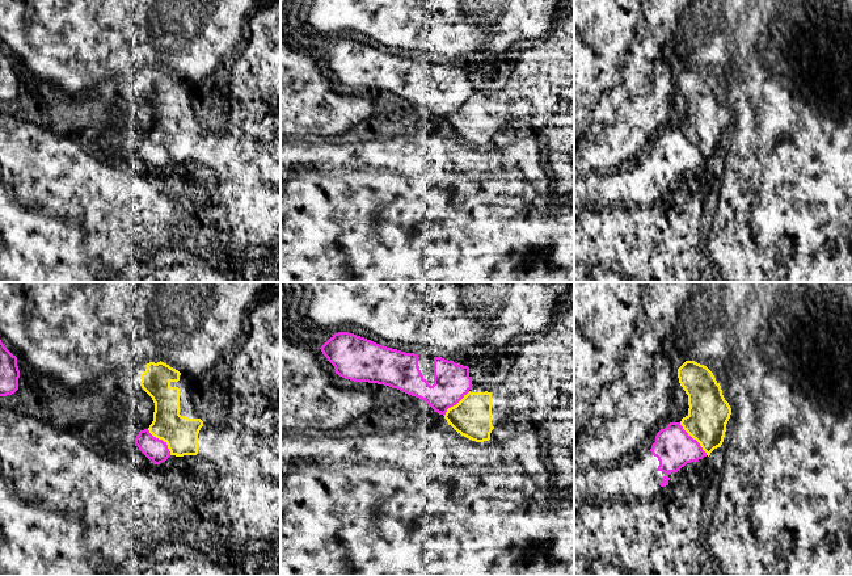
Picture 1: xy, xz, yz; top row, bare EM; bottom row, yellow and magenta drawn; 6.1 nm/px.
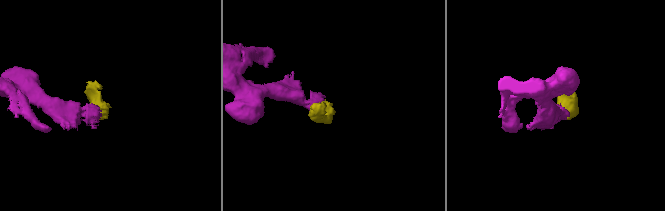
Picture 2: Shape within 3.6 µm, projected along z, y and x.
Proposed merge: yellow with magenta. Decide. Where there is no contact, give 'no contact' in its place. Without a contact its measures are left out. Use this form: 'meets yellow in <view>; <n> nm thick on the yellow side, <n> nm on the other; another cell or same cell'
meets yellow in yz; 260 nm thick on the yellow side, 240 nm on the other; another cell

